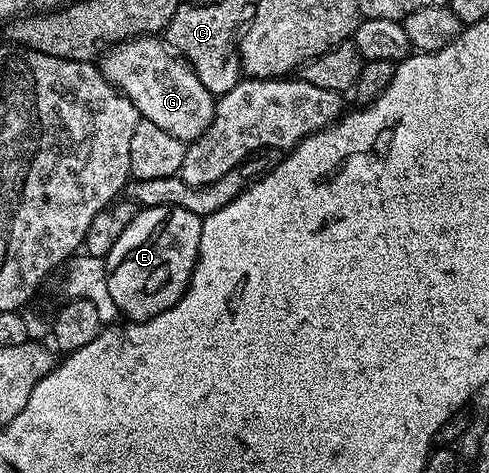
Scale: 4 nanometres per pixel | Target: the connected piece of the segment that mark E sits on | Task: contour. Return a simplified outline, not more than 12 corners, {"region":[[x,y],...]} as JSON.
{"region":[[136,210],[107,254],[124,320],[165,313],[187,291],[204,216]]}

